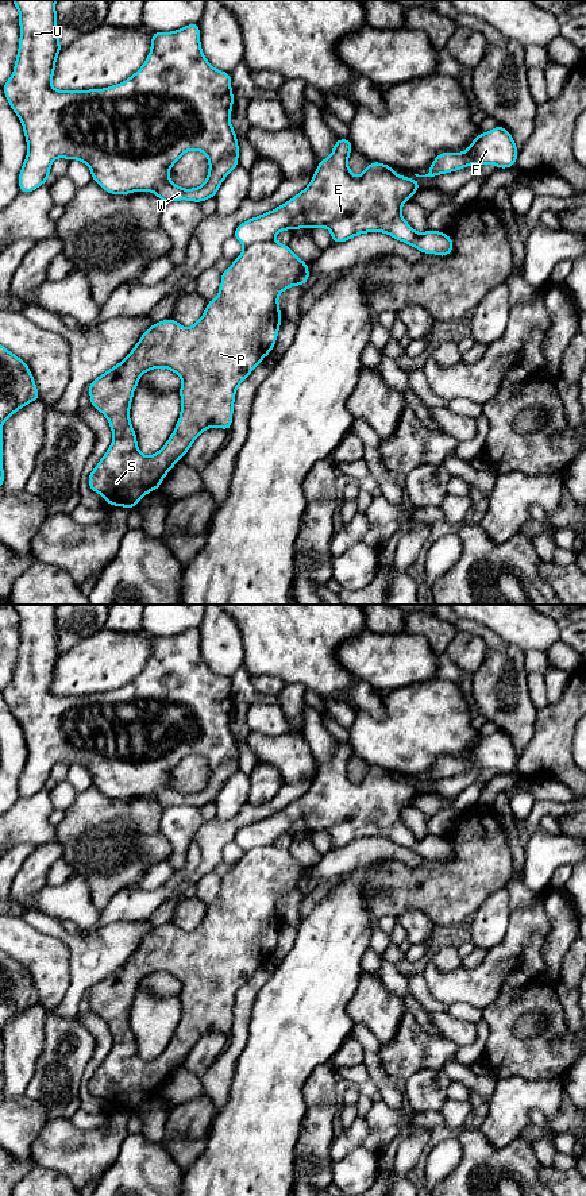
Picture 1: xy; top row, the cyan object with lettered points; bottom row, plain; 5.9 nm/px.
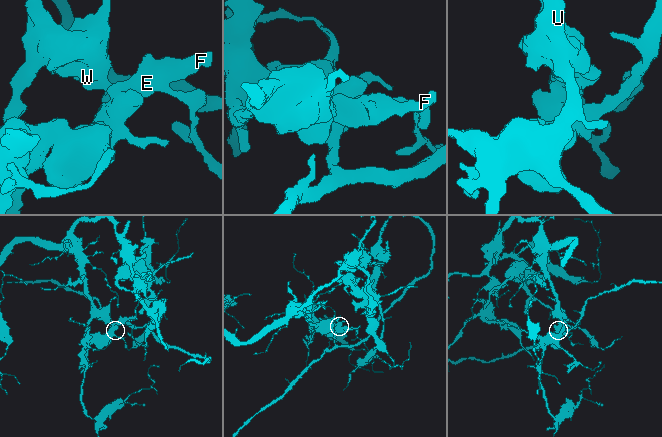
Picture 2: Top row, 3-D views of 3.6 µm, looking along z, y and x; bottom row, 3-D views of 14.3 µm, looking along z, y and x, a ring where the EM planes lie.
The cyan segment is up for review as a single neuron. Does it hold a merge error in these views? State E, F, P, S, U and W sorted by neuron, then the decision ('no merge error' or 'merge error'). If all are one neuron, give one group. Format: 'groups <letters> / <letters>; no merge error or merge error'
groups E F U W / P S; merge error

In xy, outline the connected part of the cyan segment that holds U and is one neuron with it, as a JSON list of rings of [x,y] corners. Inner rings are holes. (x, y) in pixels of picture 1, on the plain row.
[[[12,605],[20,618],[20,645],[14,679],[3,690],[9,710],[24,733],[28,756],[19,779],[19,794],[30,798],[50,782],[55,763],[78,764],[92,776],[92,784],[111,799],[154,796],[163,809],[178,805],[203,807],[215,802],[223,784],[239,769],[236,737],[230,722],[234,709],[231,679],[209,670],[200,649],[200,630],[188,629],[174,637],[153,637],[151,656],[143,671],[124,687],[105,694],[61,697],[51,691],[55,664],[62,652],[58,645],[57,605]],[[189,755],[208,761],[207,786],[194,794],[182,794],[169,782],[171,771]]]

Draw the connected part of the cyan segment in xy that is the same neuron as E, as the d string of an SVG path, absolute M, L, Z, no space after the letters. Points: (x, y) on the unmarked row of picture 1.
M338 744L332 759L319 765L312 786L301 798L281 811L239 829L234 842L248 852L258 846L273 845L281 834L327 832L332 848L342 848L365 837L385 837L423 859L450 860L454 848L448 840L433 834L417 838L401 821L401 810L423 791L416 784L397 780L392 771L379 767L371 767L361 780L354 782L347 769L351 753L350 744Z

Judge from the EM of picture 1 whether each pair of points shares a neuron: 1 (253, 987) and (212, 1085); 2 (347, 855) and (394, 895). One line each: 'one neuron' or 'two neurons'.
1: one neuron
2: two neurons

